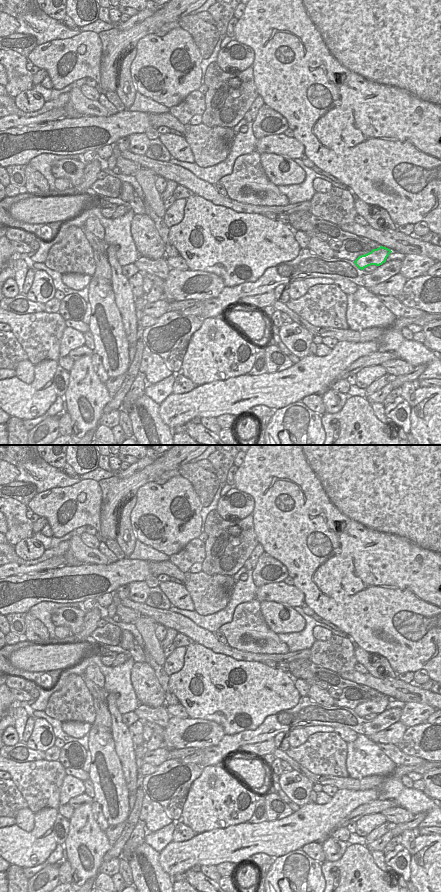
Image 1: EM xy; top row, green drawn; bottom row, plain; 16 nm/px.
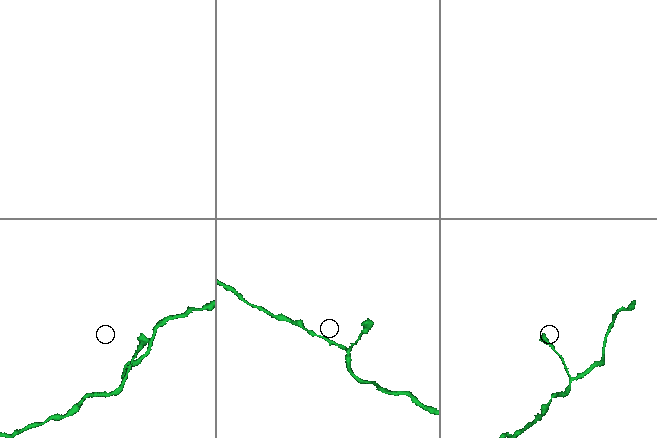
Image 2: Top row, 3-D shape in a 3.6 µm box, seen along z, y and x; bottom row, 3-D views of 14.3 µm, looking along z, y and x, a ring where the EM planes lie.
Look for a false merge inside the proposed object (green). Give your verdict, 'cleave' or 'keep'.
keep

